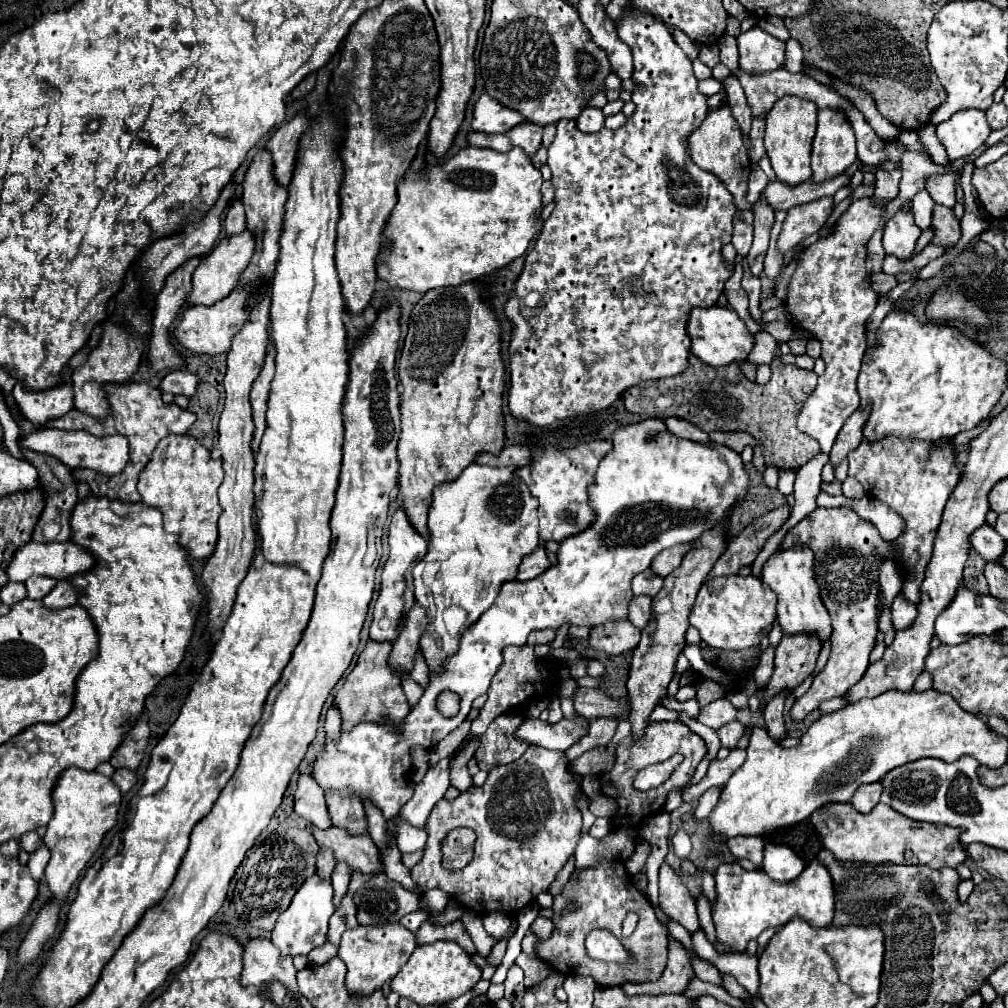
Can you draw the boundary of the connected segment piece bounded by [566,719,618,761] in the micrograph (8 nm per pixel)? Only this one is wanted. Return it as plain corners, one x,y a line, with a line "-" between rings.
592,719
590,721
590,731
582,739
582,743
576,743
572,749
566,751
568,761
572,761
572,751
576,753
576,757
580,757
588,749
607,745
616,733
616,725
618,723
614,719

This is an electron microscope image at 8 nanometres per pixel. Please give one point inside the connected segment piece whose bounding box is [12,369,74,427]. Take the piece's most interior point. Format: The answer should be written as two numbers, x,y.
39,408

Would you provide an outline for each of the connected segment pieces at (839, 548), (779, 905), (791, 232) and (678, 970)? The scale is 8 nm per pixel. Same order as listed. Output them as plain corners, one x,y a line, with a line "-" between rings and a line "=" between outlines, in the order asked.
818,507
786,533
780,549
790,549
800,543
814,551
816,583
820,587
822,603
832,617
834,631
830,639
830,659
824,671
812,681
808,693
796,699
792,707
794,721
802,721
808,713
818,709
822,701
842,697
866,673
870,651
874,649
878,635
878,567
882,559
896,559
898,555
896,545
892,541
884,541
876,527
870,521
864,521
850,507
=
814,859
802,873
790,883
780,883
768,877
762,869
746,871
738,863
720,865
716,871
718,901
712,909
718,941
730,949
744,951
750,939
756,939
768,927
782,927
794,915
800,915
812,927
826,927
834,919
834,887
832,877
824,863
=
824,197
824,199
816,199
812,203
806,203
806,205
792,207
784,221
784,229
778,237
780,251
788,253
802,239
818,233
824,227
826,219
830,217
832,209
834,209
832,197
=
668,931
668,955
670,965
664,969
662,977
656,983
624,983
622,989
626,995
656,995
656,993
684,993
694,979
692,959
686,953
686,949
670,935

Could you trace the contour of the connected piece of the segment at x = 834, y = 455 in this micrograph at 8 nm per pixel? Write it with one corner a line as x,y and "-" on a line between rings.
868,407
866,409
858,409
854,411
854,415
848,417
848,421
842,425
838,437
836,437
836,443
830,451
830,461
832,465
836,467
842,459
846,459
846,455
850,451
854,451
860,443
862,443
862,429
864,429
864,423
868,419
870,411

